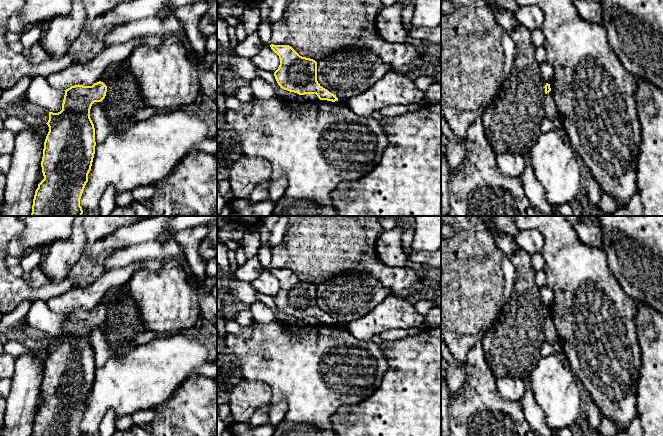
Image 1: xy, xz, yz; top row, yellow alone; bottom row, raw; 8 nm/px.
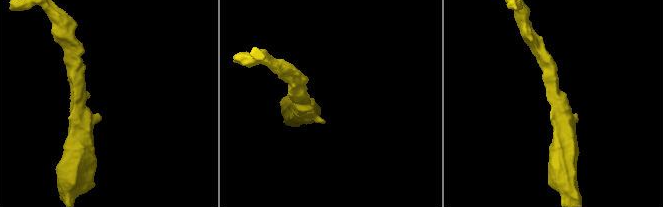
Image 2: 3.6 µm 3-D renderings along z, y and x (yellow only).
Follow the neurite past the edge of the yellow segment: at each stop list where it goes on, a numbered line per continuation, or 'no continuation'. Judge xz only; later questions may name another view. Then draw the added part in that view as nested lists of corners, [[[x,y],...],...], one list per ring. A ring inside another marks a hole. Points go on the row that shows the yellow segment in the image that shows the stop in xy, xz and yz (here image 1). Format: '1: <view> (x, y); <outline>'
no continuation

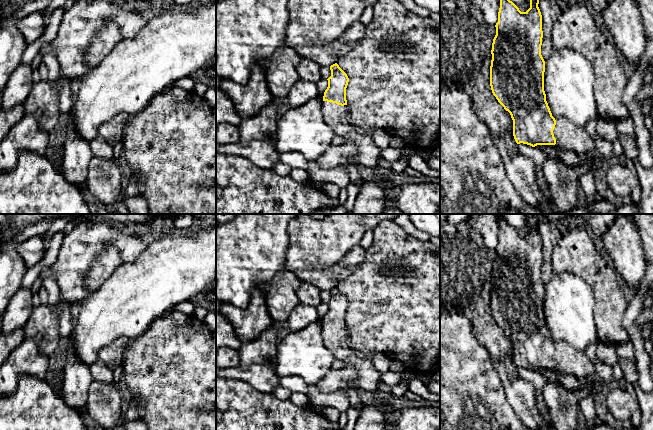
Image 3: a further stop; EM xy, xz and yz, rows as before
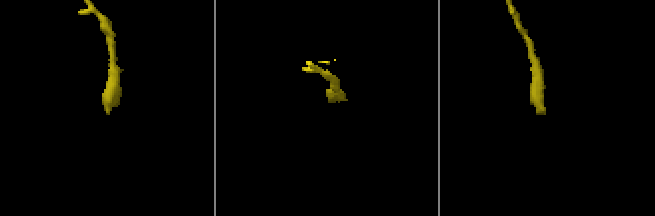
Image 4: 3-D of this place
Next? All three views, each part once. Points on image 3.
1: yz (568, 135); [[[566,117],[555,119],[556,125],[553,130],[556,146],[570,150],[576,154],[595,154],[595,141],[585,128],[576,125]]]

